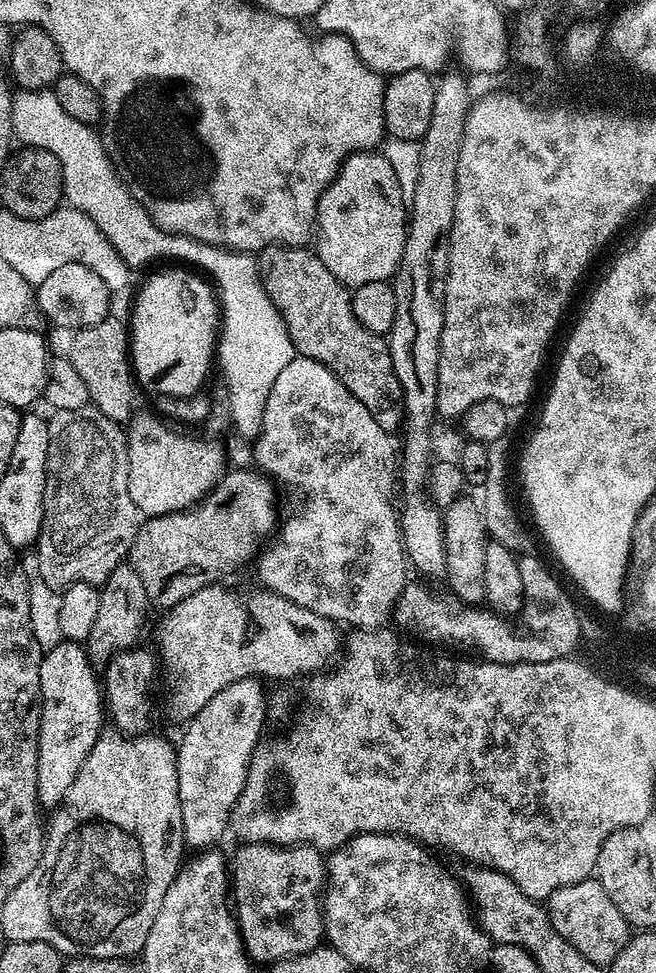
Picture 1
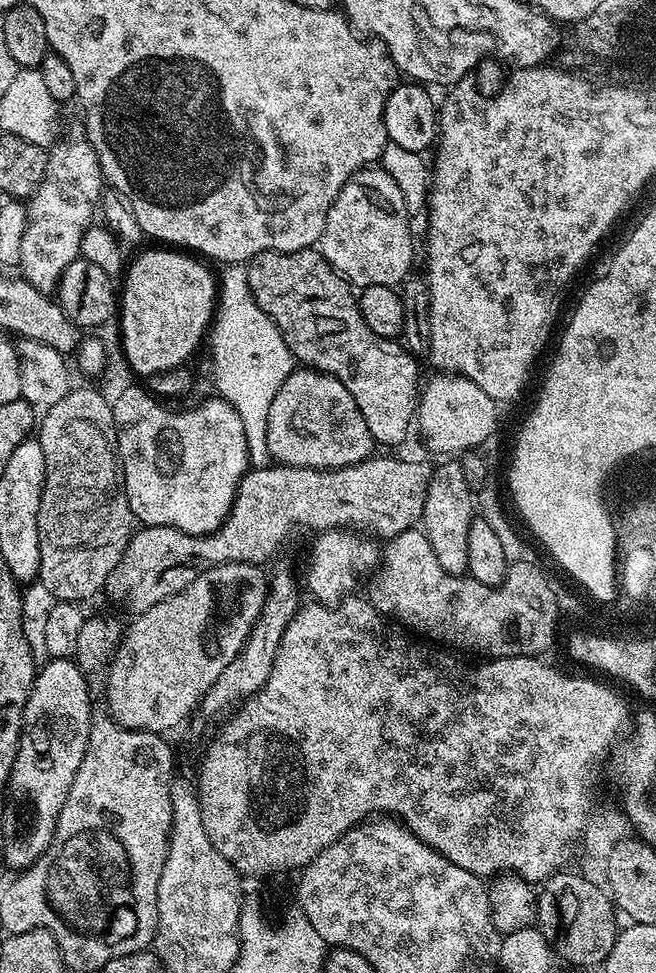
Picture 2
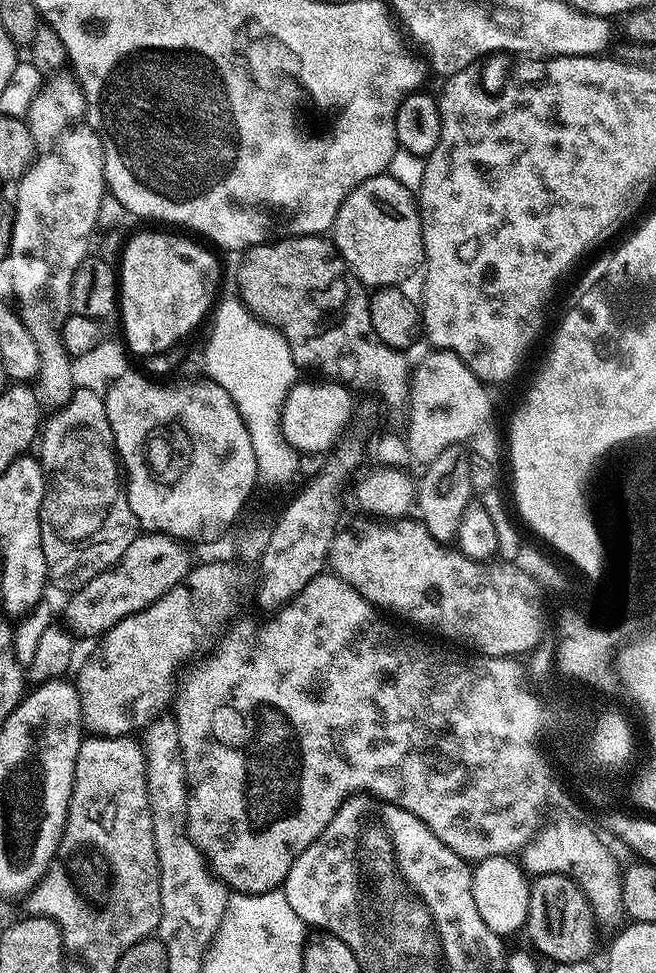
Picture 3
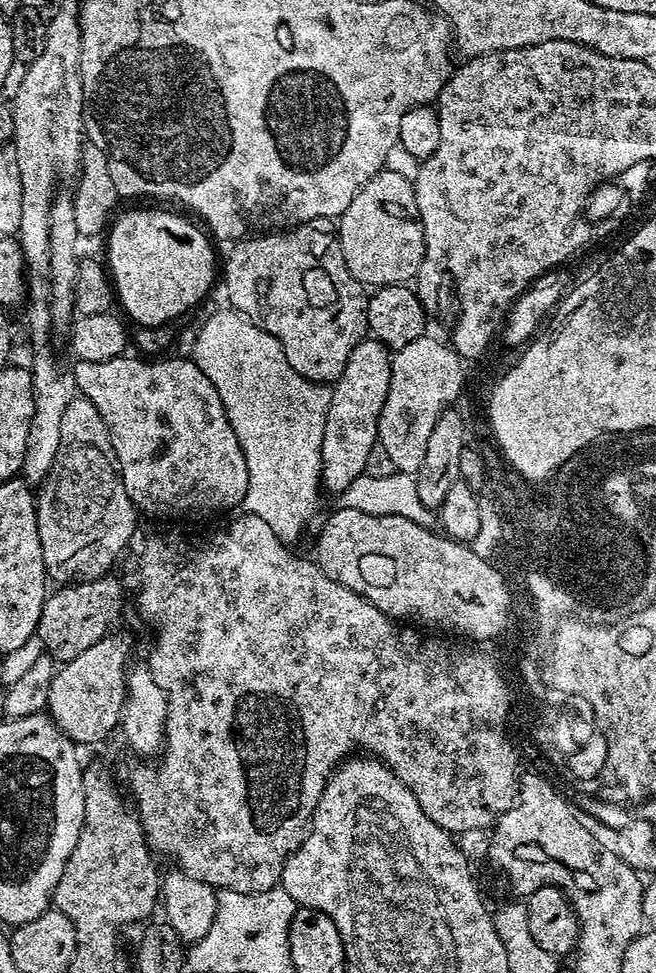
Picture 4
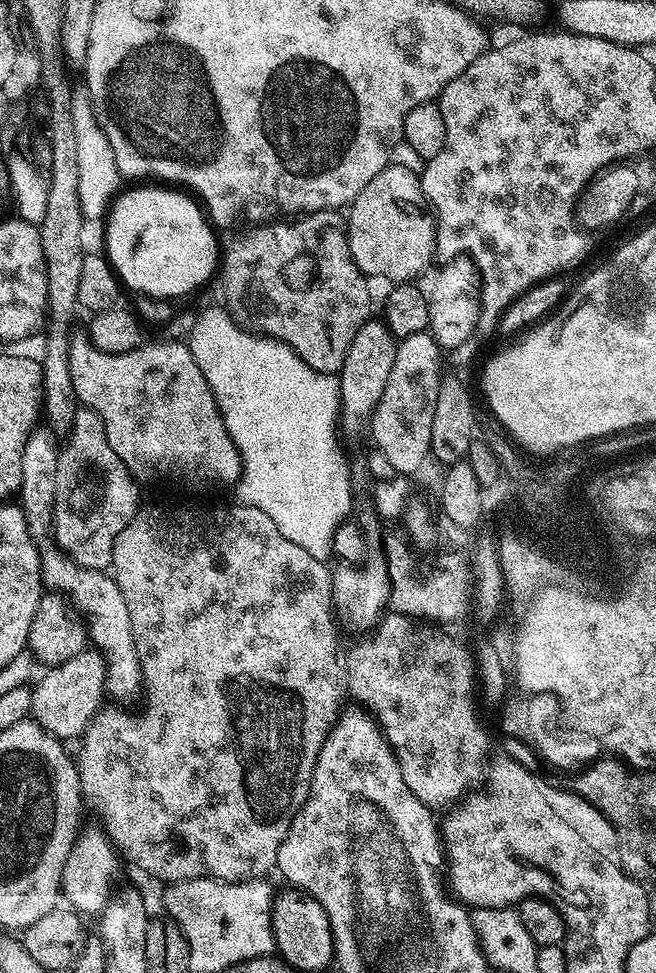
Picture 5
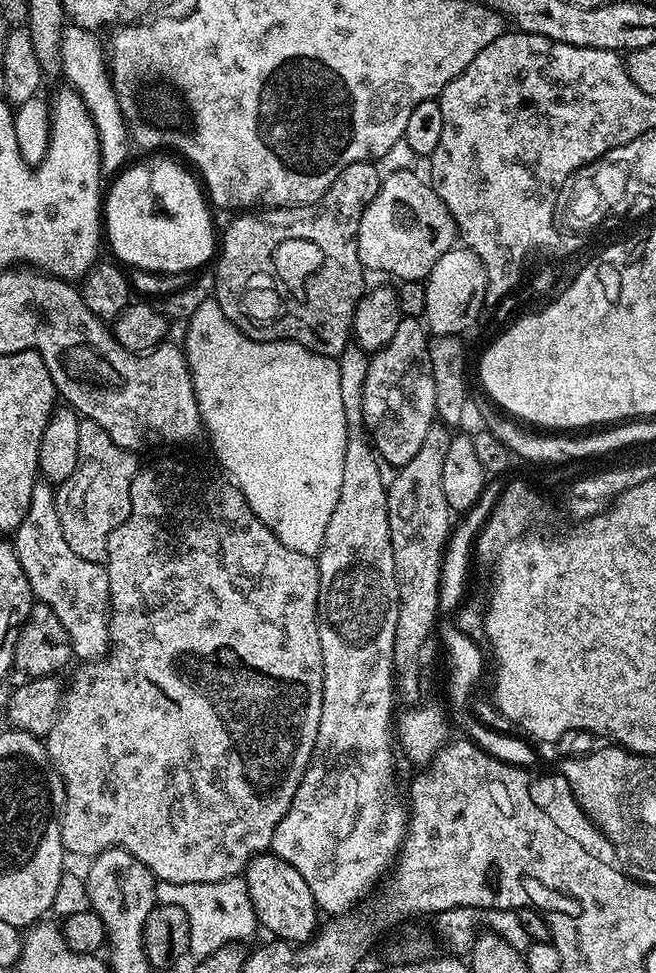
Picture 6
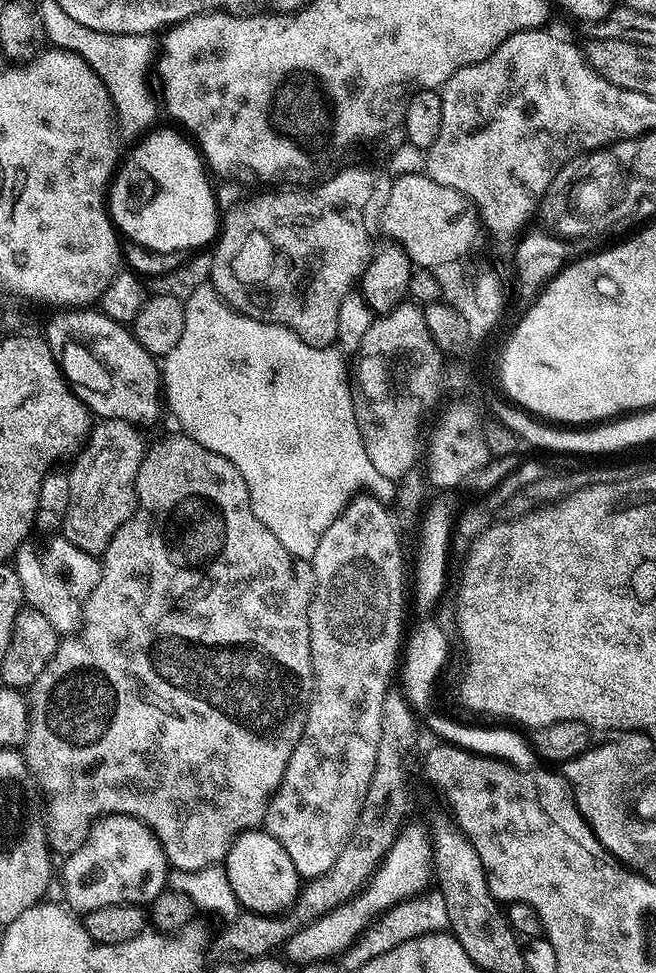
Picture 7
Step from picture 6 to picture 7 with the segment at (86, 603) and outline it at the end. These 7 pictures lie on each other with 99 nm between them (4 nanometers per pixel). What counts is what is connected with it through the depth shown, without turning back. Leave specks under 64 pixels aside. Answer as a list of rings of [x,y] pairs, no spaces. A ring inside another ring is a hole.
[[[52,534],[44,545],[35,544],[29,538],[21,544],[14,557],[18,582],[22,582],[22,594],[27,607],[38,610],[54,626],[61,637],[67,638],[80,632],[84,623],[84,603],[90,598],[94,586],[102,575],[102,564],[97,557],[78,550],[63,535]]]

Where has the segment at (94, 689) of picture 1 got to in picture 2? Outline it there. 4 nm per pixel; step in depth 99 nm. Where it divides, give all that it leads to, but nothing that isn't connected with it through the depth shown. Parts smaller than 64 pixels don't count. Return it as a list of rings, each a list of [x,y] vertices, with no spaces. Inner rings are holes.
[[[75,659],[47,661],[49,664],[39,669],[36,680],[28,695],[24,707],[24,725],[20,731],[20,745],[14,758],[14,766],[8,779],[8,795],[4,808],[4,860],[15,870],[23,870],[38,859],[50,846],[50,838],[54,834],[54,826],[58,822],[58,814],[66,802],[66,794],[70,794],[70,786],[74,782],[74,774],[78,774],[78,766],[82,766],[82,758],[86,754],[86,746],[90,738],[94,701],[88,693],[88,683],[78,670]]]

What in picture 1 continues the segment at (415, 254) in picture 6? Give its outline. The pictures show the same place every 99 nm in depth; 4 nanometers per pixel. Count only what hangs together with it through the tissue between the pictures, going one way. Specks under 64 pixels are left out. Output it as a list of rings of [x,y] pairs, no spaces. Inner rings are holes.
[[[376,150],[347,156],[340,165],[340,173],[333,178],[316,207],[314,248],[326,270],[345,286],[388,280],[400,267],[405,231],[406,197],[402,194],[398,174],[394,174],[394,166],[390,166],[387,158]]]

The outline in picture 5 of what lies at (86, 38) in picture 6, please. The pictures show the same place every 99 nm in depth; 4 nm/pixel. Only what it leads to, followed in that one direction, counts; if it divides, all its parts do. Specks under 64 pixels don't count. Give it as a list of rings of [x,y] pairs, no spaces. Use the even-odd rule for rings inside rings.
[[[79,87],[71,89],[75,141],[78,142],[78,201],[81,202],[81,213],[85,221],[103,221],[112,201],[121,191],[122,177],[118,162],[114,162],[114,150],[110,150],[110,142],[98,118],[94,118],[87,87]]]

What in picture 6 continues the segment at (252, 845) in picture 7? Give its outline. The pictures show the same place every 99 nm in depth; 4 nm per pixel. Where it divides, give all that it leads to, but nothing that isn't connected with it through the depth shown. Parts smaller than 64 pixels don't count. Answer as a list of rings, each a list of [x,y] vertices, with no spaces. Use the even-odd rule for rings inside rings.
[[[261,854],[248,864],[242,875],[250,890],[257,925],[263,931],[265,928],[269,932],[267,934],[269,937],[285,940],[287,944],[295,946],[304,944],[316,935],[318,931],[316,899],[310,886],[306,886],[306,878],[302,878],[302,874],[298,874],[298,870],[290,866],[290,862],[274,854]]]

